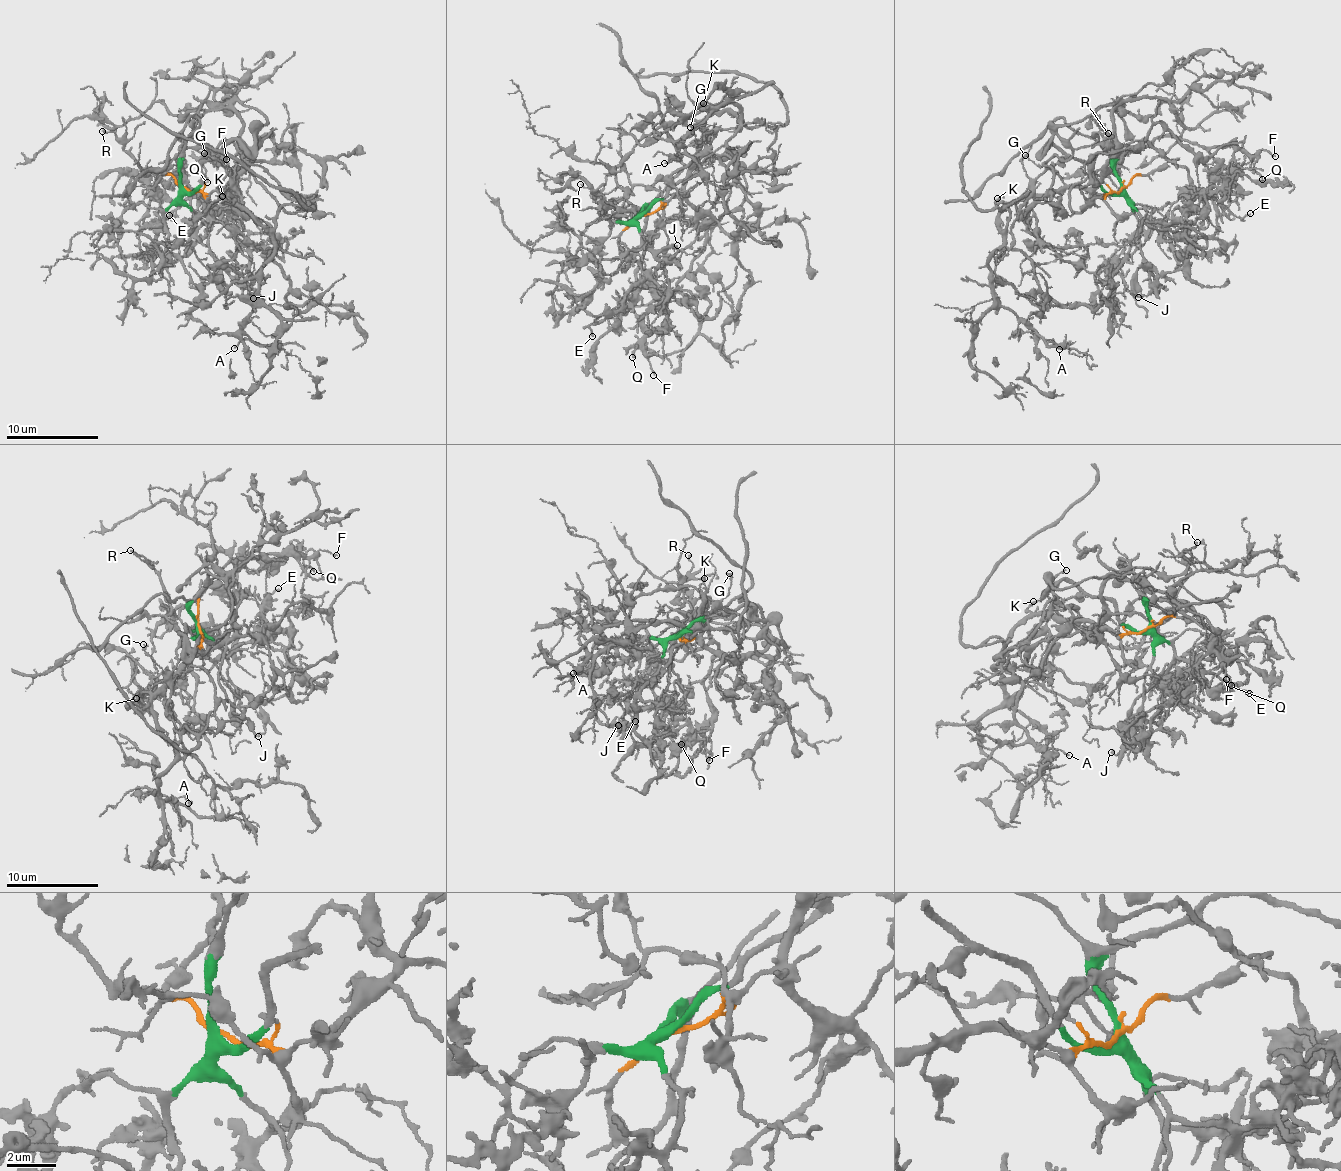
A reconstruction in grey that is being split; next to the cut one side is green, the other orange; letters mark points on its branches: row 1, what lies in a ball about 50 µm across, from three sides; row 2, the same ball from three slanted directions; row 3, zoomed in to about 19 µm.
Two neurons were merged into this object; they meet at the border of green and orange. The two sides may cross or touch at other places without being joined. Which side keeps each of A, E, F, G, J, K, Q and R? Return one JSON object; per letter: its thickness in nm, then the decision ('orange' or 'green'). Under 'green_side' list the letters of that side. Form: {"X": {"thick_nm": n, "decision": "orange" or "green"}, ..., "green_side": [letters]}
{"A": {"thick_nm": 110, "decision": "orange"}, "E": {"thick_nm": 130, "decision": "green"}, "F": {"thick_nm": 130, "decision": "green"}, "G": {"thick_nm": 160, "decision": "orange"}, "J": {"thick_nm": 150, "decision": "green"}, "K": {"thick_nm": 200, "decision": "orange"}, "Q": {"thick_nm": 160, "decision": "green"}, "R": {"thick_nm": 120, "decision": "orange"}, "green_side": ["E", "F", "J", "Q"]}

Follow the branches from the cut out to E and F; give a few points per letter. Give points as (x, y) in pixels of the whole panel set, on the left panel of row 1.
E: (182, 186), (182, 203), (204, 224), (207, 218), (198, 215), (190, 200), (166, 219), (169, 214)
F: (182, 186), (179, 161), (182, 137), (184, 147), (202, 147), (209, 157), (218, 153), (227, 160)

